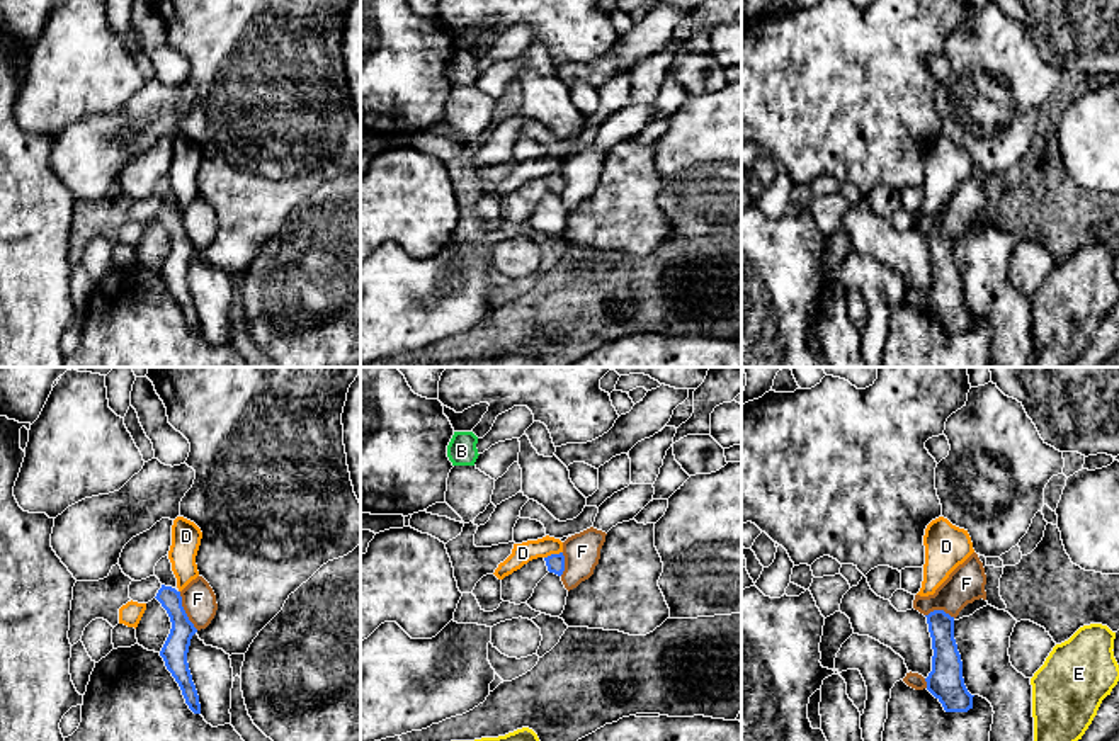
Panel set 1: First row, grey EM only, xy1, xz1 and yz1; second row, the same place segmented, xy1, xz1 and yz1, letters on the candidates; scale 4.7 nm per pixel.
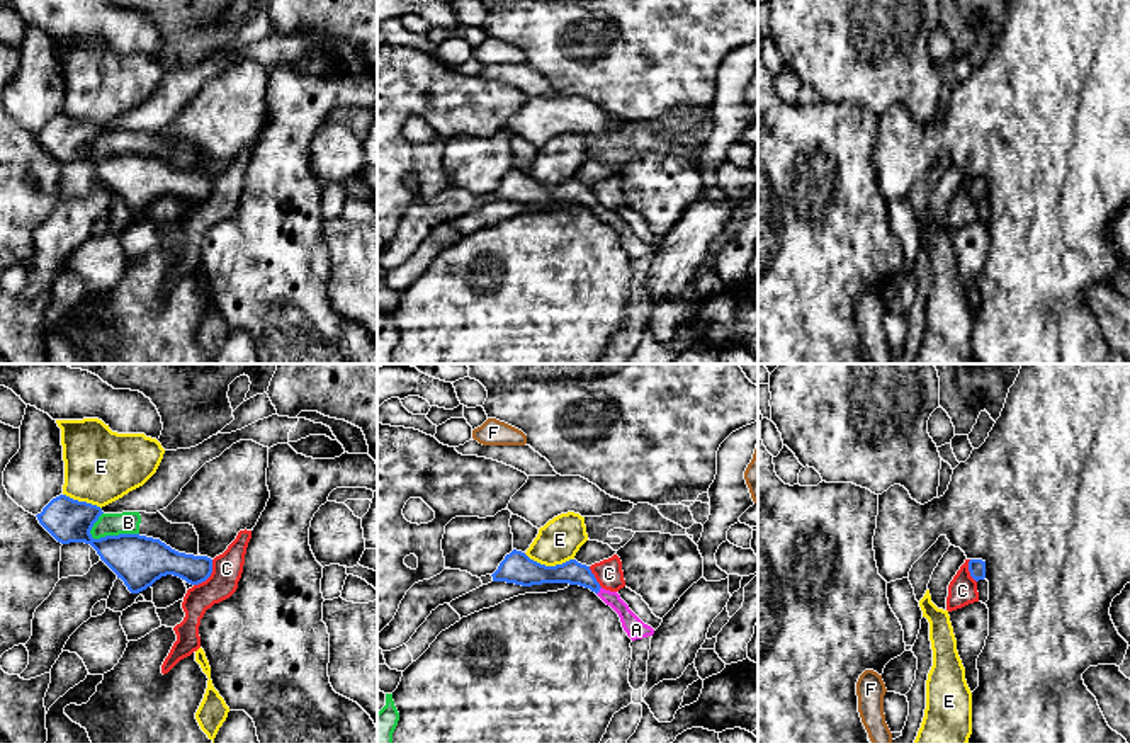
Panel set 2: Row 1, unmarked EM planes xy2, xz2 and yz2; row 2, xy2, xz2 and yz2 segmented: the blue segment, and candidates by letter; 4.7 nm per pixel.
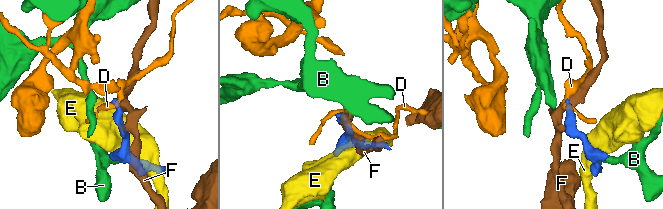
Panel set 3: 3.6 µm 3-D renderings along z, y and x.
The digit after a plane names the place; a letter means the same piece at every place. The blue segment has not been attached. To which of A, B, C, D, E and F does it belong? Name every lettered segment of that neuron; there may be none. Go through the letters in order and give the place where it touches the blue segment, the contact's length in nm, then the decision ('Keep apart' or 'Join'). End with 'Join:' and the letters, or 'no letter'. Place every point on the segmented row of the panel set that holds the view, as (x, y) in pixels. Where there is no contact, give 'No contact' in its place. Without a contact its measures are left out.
A: Touches blue at xz2 (598, 590). Shared border 40 nm. Join
B: Touches blue at xy2 (112, 536). Shared border 240 nm. Keep apart
C: Touches blue at xy2 (209, 575). Shared border 160 nm. Keep apart
D: Touches blue at xz1 (553, 554). Shared border 90 nm. Keep apart
E: Touches blue at xz2 (549, 567). Shared border 240 nm. Keep apart
F: Touches blue at xy1 (184, 610). Shared border 200 nm. Keep apart
Join: A

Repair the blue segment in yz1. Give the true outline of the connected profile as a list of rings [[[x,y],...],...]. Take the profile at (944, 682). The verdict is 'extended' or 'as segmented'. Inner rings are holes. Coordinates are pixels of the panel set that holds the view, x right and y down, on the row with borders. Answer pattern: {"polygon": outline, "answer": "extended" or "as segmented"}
{"polygon": [[[934,610],[927,617],[932,637],[932,671],[925,678],[927,690],[942,704],[946,712],[968,712],[973,697],[963,678],[963,661],[954,639],[954,617]]], "answer": "as segmented"}

